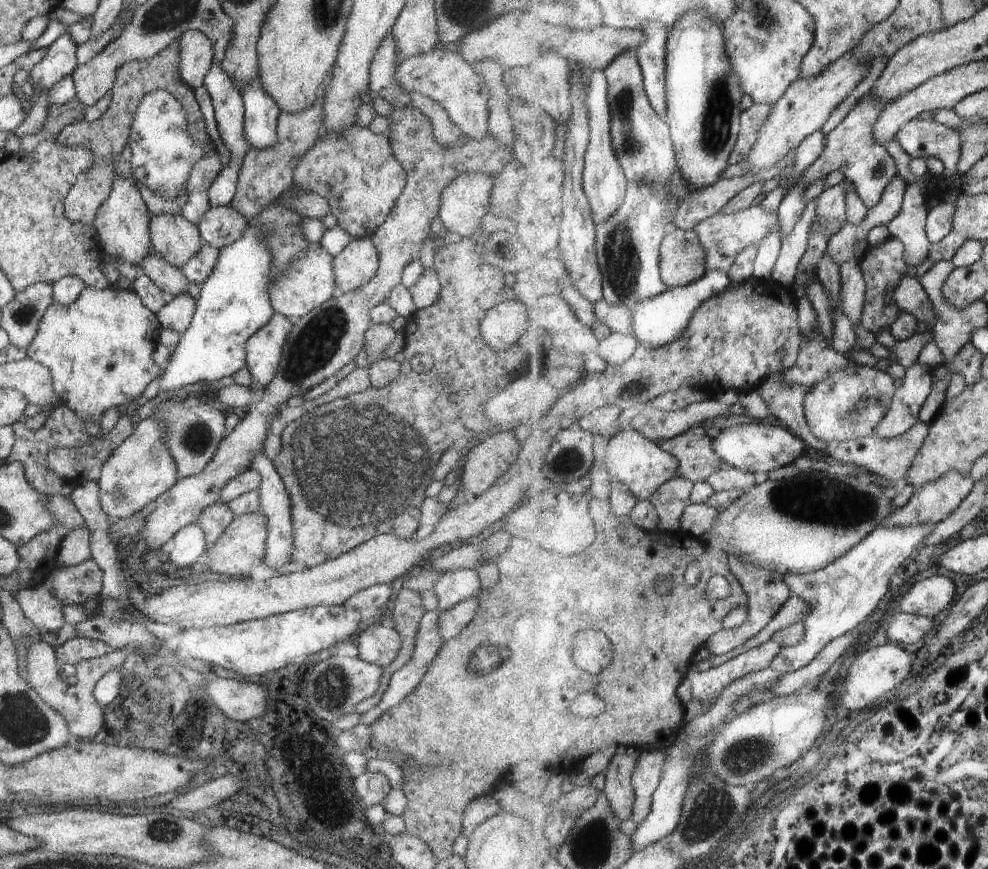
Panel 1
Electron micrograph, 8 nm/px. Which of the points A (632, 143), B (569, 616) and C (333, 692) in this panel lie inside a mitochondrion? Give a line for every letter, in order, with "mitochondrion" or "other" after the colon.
A: mitochondrion
B: other
C: mitochondrion

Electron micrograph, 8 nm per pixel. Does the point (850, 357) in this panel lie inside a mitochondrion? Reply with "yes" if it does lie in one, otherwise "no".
no

